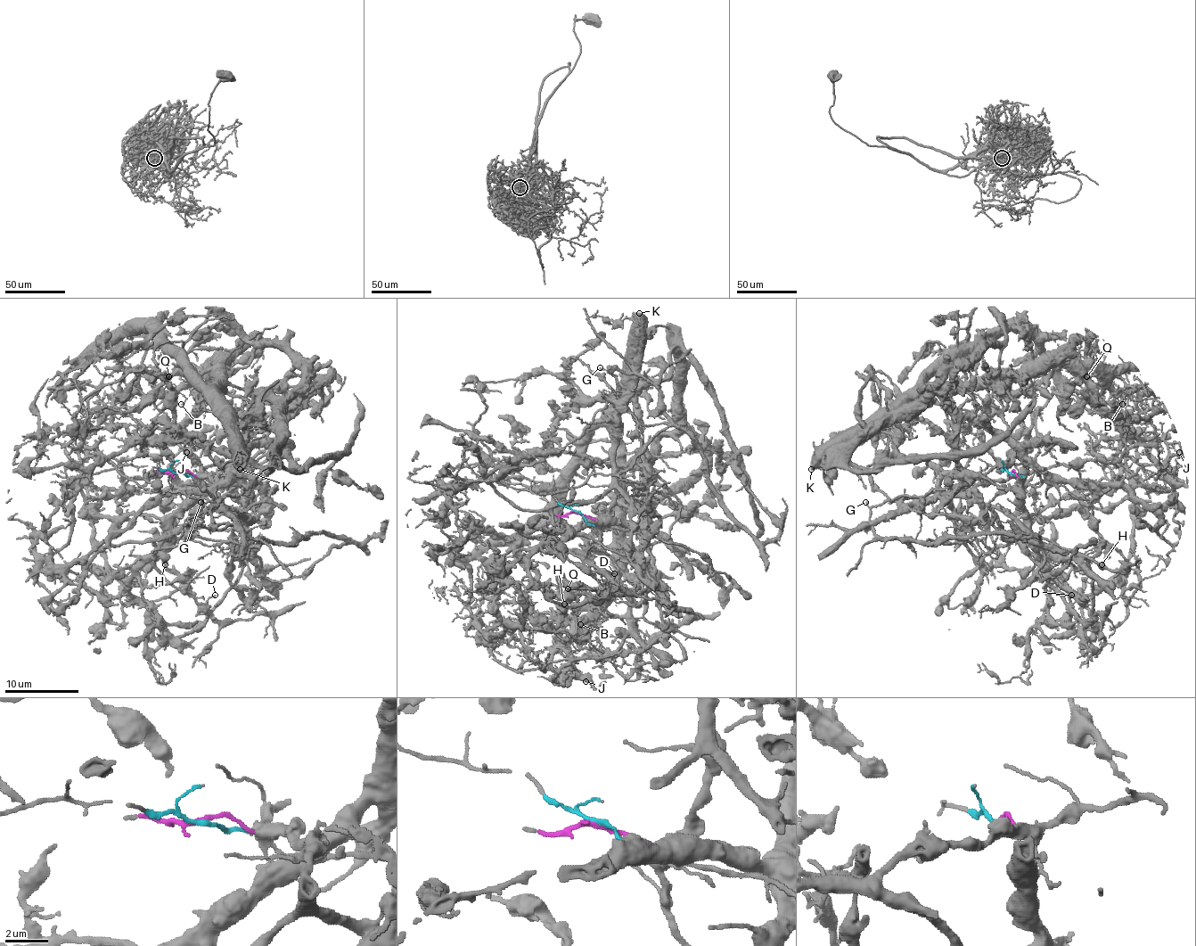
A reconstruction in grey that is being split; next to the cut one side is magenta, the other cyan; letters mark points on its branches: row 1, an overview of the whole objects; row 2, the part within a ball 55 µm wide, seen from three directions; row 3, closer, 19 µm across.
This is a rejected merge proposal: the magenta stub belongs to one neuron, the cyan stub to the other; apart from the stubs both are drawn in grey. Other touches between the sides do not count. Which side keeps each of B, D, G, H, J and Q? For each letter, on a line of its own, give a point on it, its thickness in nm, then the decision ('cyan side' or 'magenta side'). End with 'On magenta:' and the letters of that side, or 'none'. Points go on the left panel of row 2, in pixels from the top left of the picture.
B: place (181, 404); calibre 120 nm; cyan side
D: place (215, 595); calibre 150 nm; cyan side
G: place (200, 502); calibre 130 nm; magenta side
H: place (165, 564); calibre 200 nm; cyan side
J: place (186, 452); calibre 130 nm; cyan side
Q: place (168, 376); calibre 140 nm; cyan side
On magenta: G

